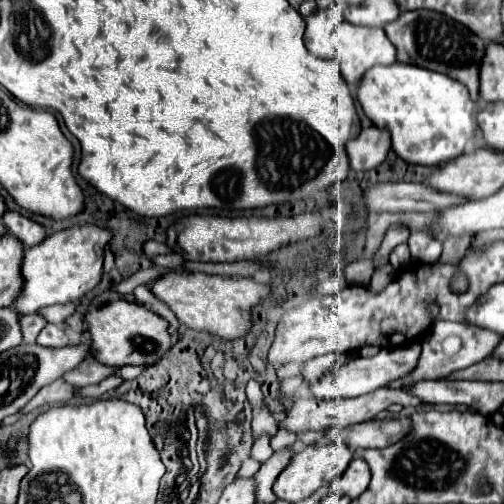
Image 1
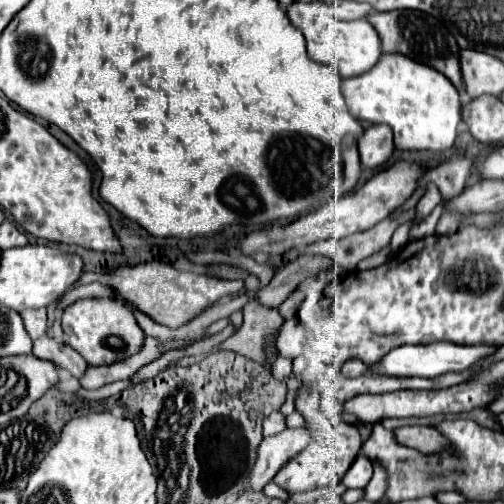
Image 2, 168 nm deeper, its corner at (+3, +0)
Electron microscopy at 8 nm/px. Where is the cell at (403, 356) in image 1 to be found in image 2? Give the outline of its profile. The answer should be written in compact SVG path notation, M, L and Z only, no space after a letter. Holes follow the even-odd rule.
M432 342L432 344L416 344L416 346L400 346L394 348L390 354L382 358L378 364L378 374L392 374L392 376L422 376L422 378L436 378L446 372L464 372L476 362L482 362L490 358L498 346L486 346L486 344L476 344L476 346L460 346L452 342Z

